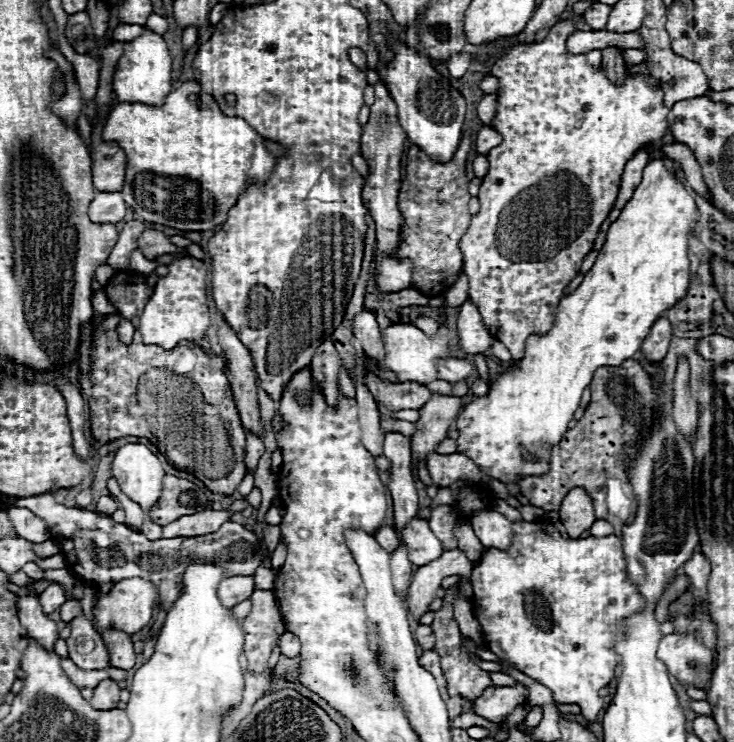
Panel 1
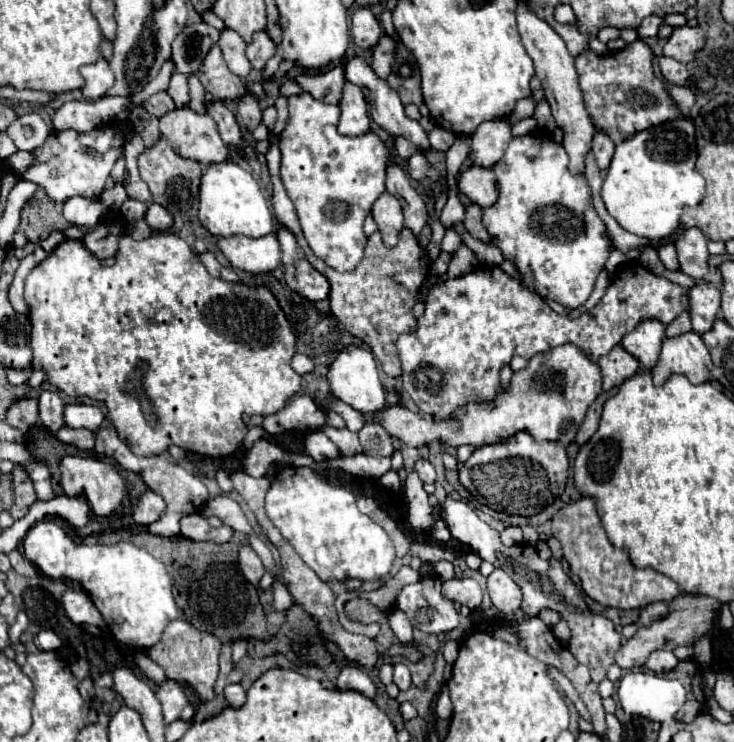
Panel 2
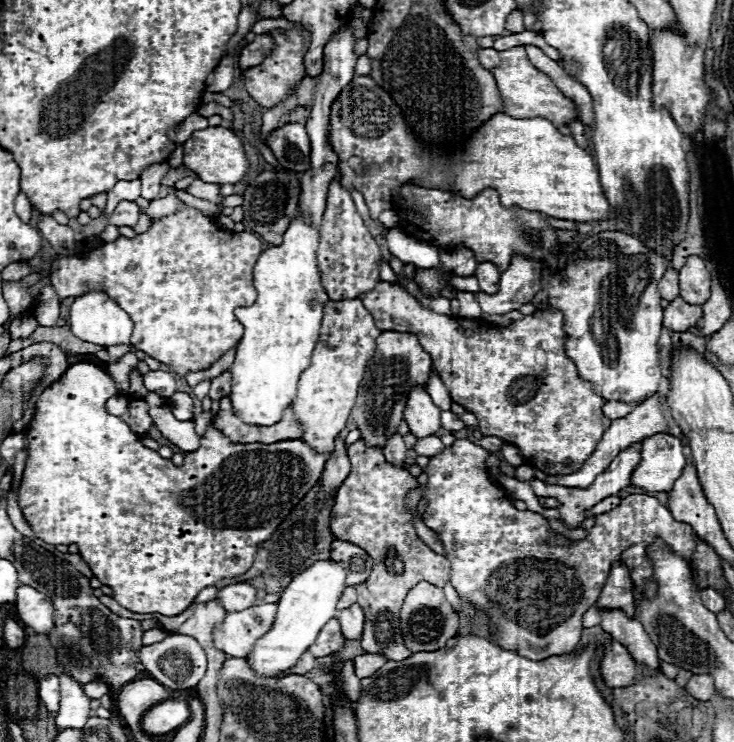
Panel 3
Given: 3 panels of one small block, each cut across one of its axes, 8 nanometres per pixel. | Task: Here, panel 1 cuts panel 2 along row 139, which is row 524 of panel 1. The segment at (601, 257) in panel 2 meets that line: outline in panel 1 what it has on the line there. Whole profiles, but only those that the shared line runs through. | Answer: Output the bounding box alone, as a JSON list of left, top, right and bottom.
[472,520,646,722]

